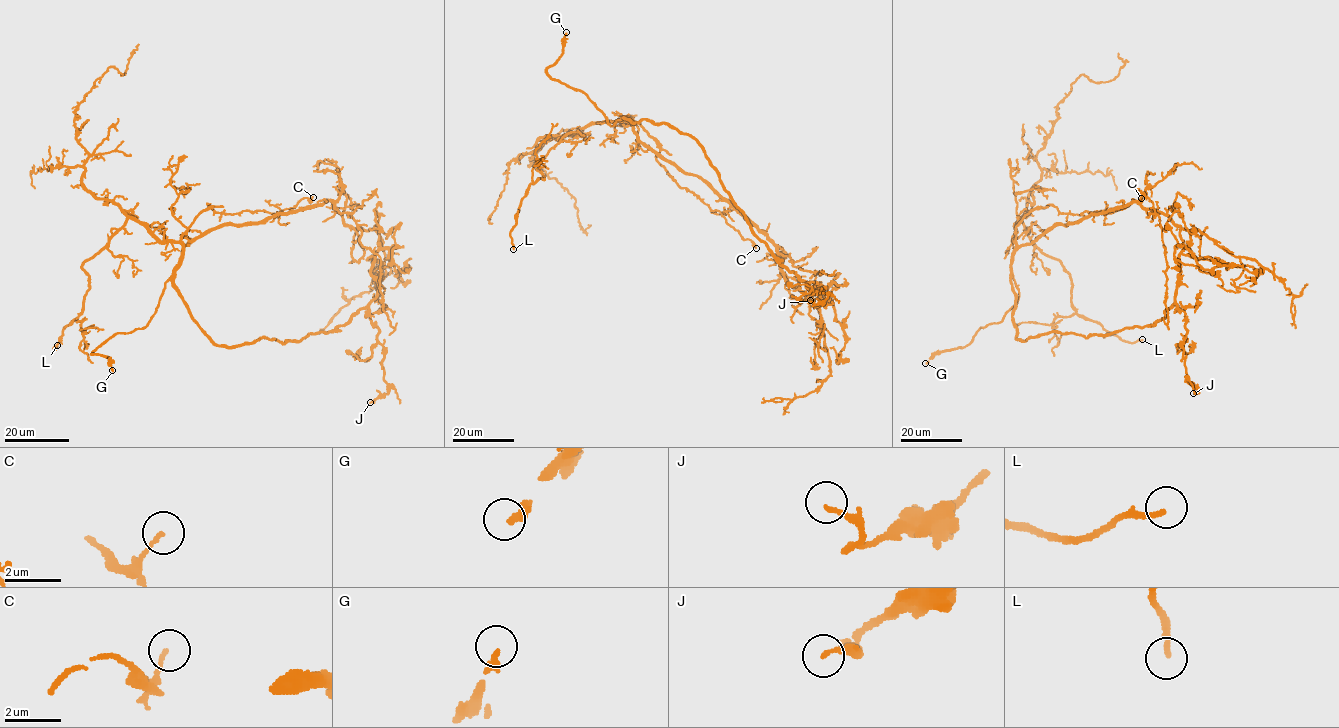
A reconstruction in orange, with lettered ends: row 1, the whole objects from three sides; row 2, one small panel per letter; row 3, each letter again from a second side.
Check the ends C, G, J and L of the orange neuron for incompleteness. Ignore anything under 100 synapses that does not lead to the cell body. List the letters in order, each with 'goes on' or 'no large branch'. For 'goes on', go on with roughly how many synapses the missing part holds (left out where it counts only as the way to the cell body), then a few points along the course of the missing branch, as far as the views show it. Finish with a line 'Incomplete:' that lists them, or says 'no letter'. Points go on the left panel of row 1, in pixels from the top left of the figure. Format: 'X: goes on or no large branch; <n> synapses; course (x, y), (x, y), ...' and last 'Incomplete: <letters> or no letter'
C: no large branch
G: goes on
J: no large branch
L: no large branch
Incomplete: G

